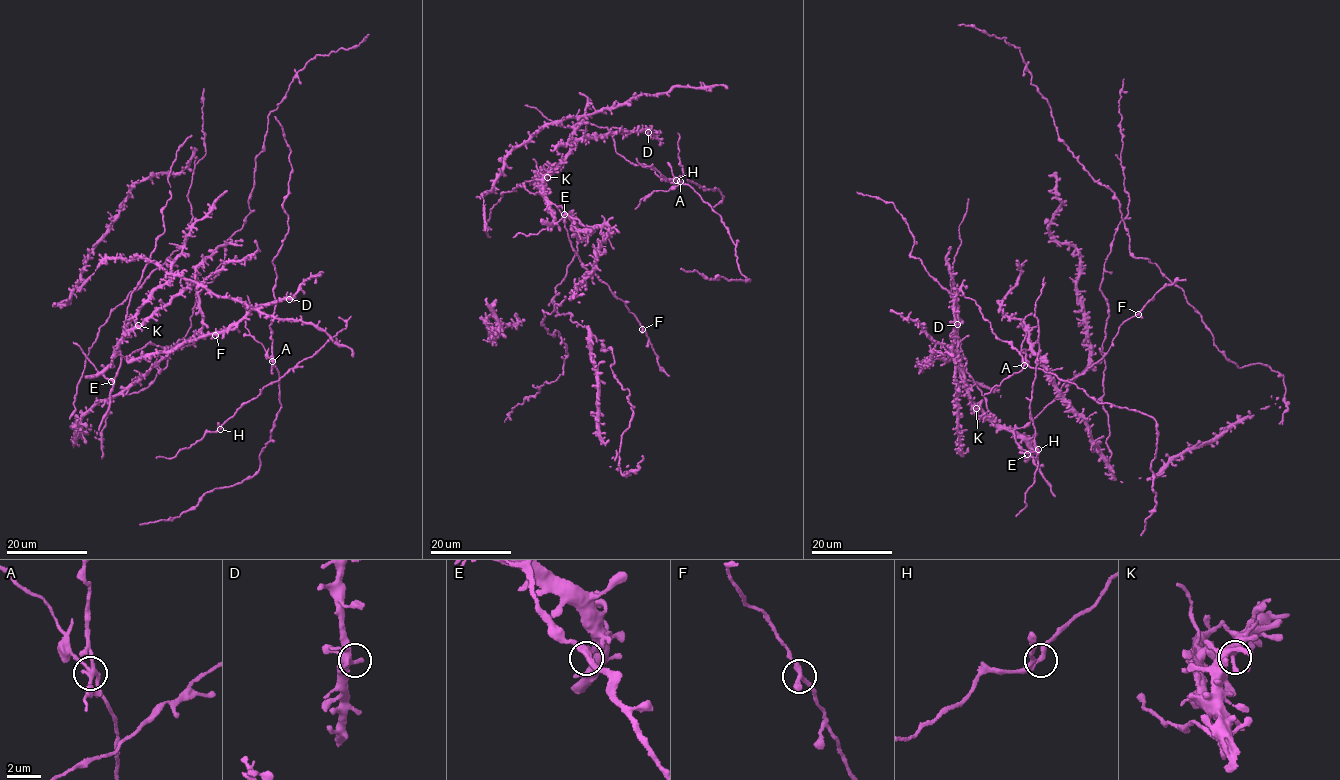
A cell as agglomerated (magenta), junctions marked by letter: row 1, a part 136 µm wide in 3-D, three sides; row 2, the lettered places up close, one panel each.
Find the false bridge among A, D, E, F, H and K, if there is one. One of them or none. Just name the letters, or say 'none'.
A

